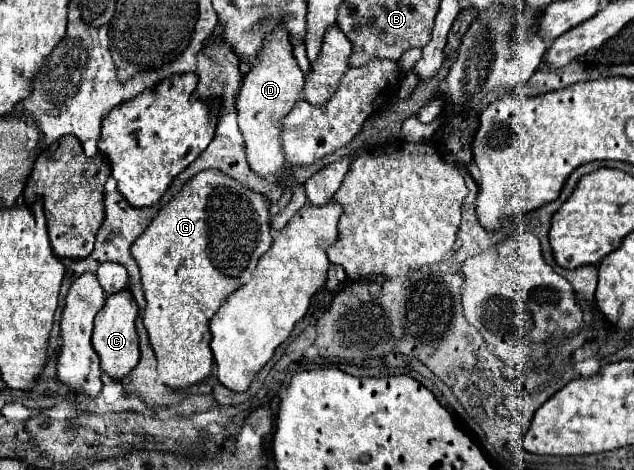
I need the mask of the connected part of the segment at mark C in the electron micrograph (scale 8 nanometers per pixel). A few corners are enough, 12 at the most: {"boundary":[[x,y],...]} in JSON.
{"boundary":[[109,296],[93,348],[103,372],[123,380],[139,362],[137,302]]}

